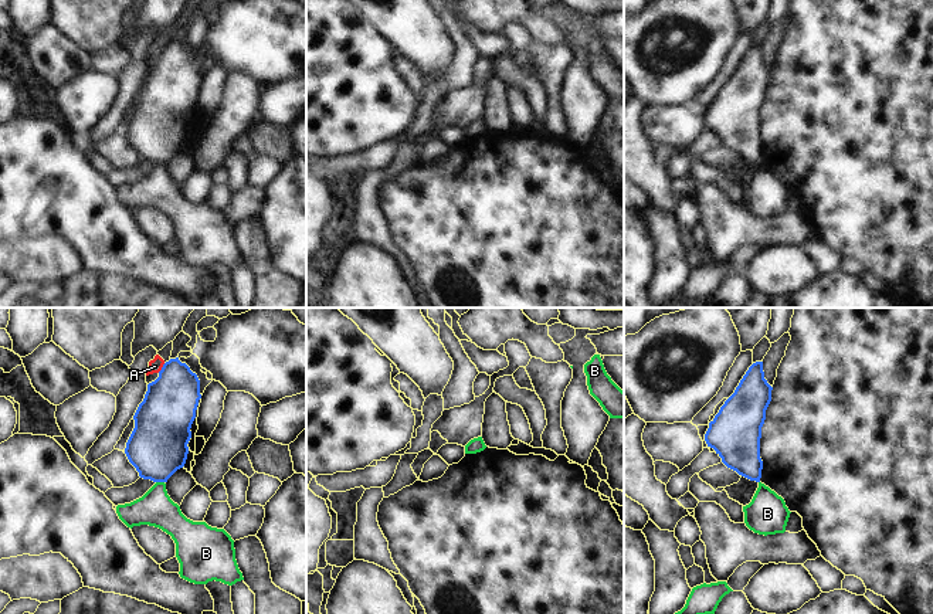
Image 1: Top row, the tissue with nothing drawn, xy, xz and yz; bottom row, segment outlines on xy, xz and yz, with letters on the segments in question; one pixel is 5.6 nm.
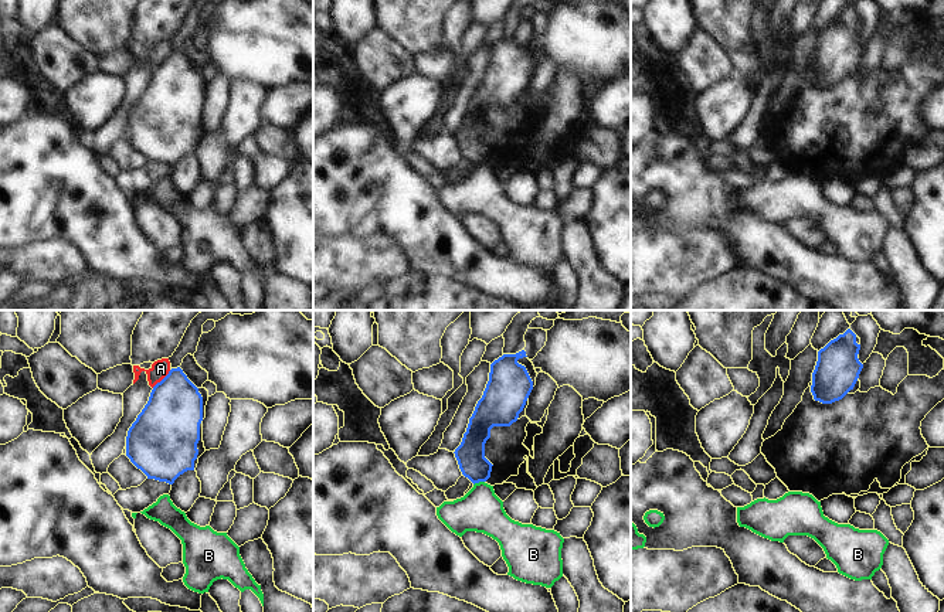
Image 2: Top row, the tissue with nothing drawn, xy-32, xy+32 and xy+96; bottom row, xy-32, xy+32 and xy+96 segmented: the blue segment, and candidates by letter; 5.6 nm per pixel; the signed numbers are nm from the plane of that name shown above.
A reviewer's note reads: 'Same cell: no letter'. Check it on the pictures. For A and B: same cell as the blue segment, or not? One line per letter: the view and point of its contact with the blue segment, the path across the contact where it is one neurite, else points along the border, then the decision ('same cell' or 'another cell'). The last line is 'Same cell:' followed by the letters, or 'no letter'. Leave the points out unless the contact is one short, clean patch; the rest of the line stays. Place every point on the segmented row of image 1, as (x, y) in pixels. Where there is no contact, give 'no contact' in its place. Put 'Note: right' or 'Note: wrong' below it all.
A: xy (162, 367) | another cell
B: xy (160, 481) | along xy (156, 481), (163, 482) | another cell
Same cell: no letter
Note: right

